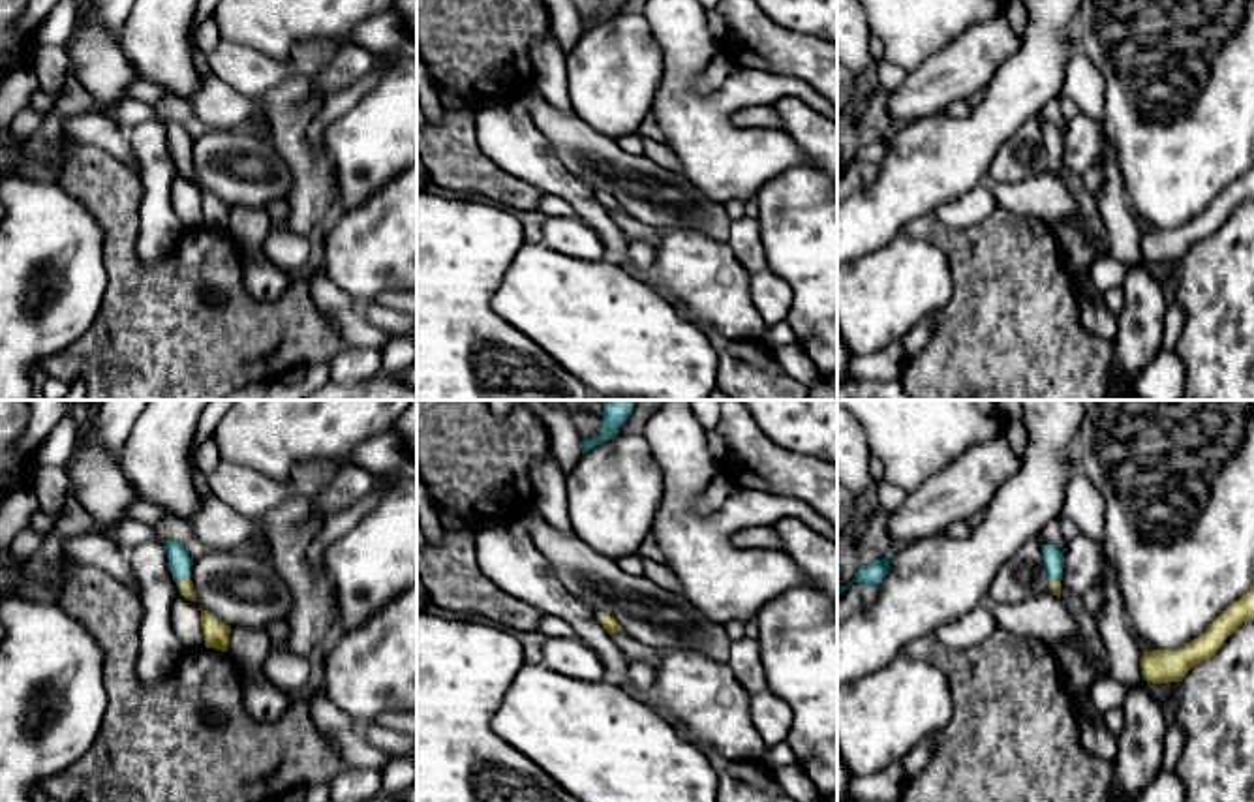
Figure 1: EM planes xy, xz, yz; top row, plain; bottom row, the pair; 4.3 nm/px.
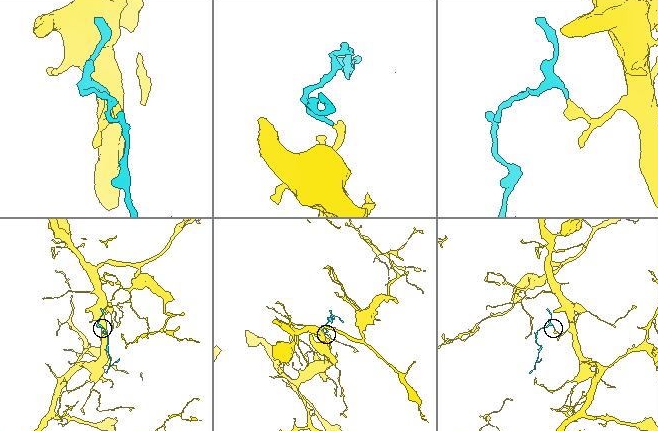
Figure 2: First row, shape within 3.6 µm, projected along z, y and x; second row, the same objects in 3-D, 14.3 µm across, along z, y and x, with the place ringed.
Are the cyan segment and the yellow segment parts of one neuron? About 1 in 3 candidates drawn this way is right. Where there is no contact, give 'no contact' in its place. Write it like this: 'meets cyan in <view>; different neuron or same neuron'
meets cyan in xy; same neuron

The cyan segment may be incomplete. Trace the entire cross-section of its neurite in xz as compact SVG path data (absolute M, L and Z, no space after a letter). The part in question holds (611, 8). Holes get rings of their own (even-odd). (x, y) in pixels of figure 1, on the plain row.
M603 0L603 9L599 15L580 21L582 34L593 28L595 24L614 19L619 13L619 8L625 0Z

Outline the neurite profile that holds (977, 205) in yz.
M980 182L957 199L940 205L935 214L948 227L971 229L987 220L995 207L993 193Z

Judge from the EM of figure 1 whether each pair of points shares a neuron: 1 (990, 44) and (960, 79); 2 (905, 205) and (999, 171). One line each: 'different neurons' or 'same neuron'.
1: same neuron
2: different neurons

